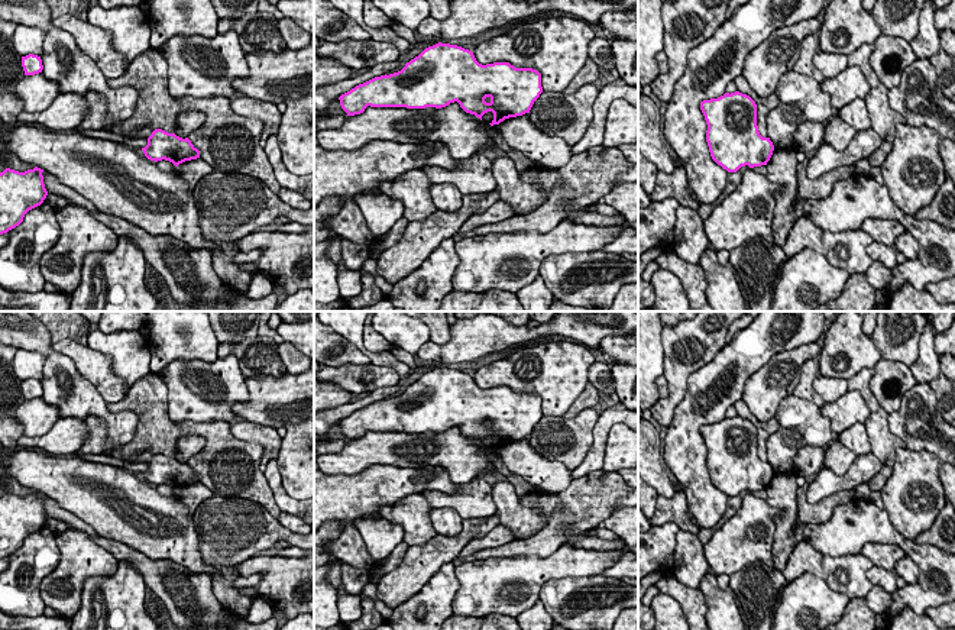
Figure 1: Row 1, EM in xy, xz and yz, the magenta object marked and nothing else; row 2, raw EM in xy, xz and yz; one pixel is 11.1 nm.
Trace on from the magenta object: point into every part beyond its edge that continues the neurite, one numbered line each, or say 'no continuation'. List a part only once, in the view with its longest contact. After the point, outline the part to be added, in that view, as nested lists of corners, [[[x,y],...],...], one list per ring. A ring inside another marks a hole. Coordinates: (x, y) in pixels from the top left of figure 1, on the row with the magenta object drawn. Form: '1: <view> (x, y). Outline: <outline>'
no continuation

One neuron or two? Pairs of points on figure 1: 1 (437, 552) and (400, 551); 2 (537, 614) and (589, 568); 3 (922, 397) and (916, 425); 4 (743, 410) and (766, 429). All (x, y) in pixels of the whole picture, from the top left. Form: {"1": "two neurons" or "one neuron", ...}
{"1": "two neurons", "2": "two neurons", "3": "one neuron", "4": "one neuron"}

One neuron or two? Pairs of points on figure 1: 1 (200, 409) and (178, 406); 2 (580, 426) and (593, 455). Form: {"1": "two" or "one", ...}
{"1": "one", "2": "two"}

